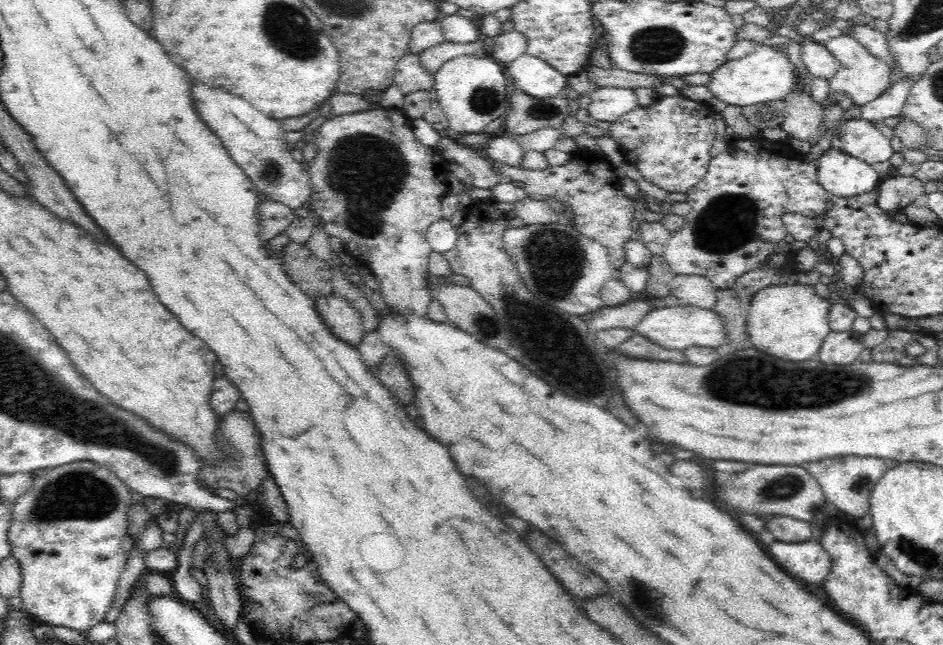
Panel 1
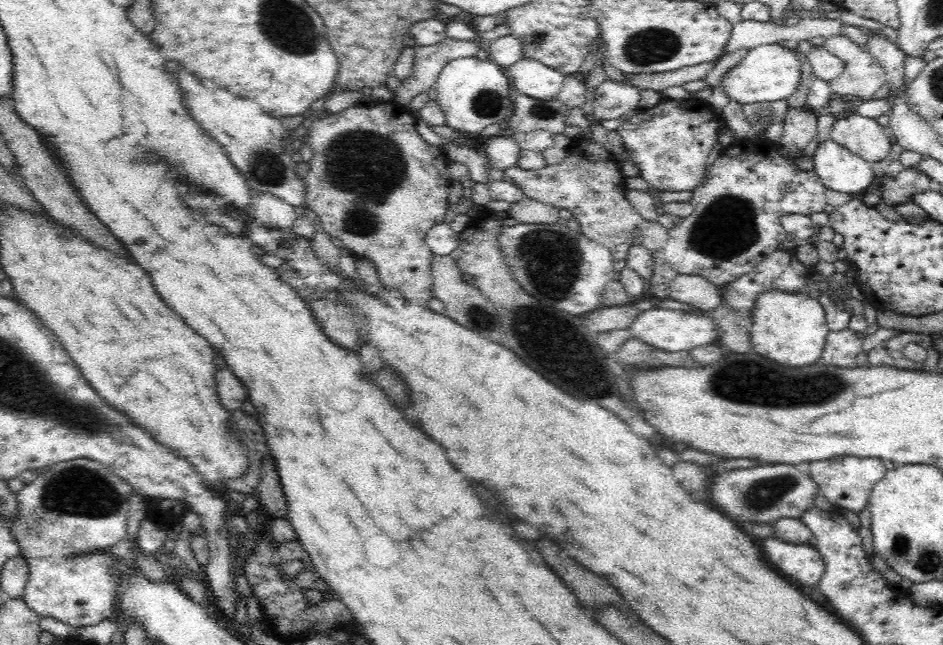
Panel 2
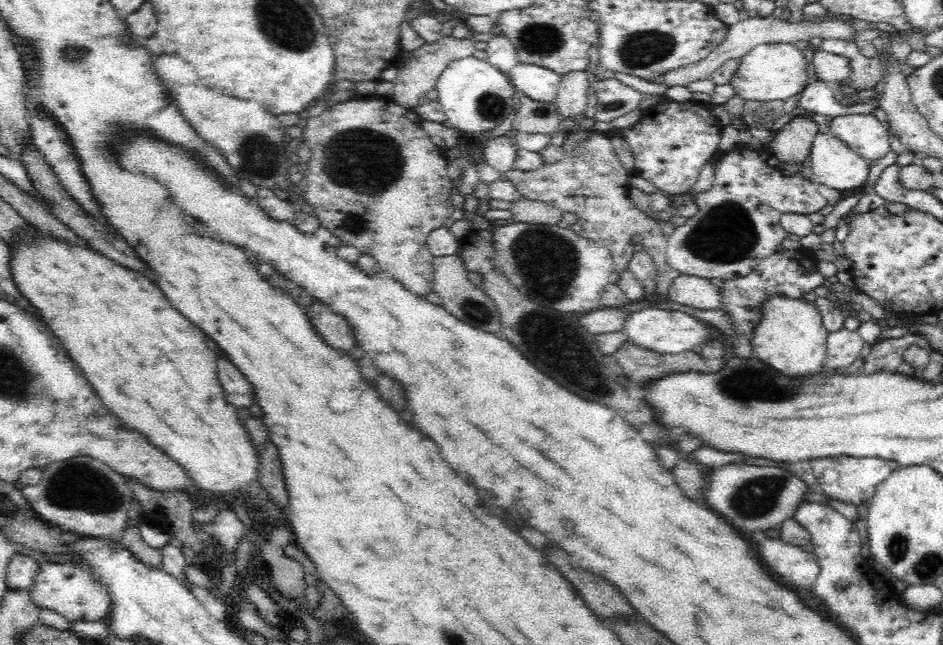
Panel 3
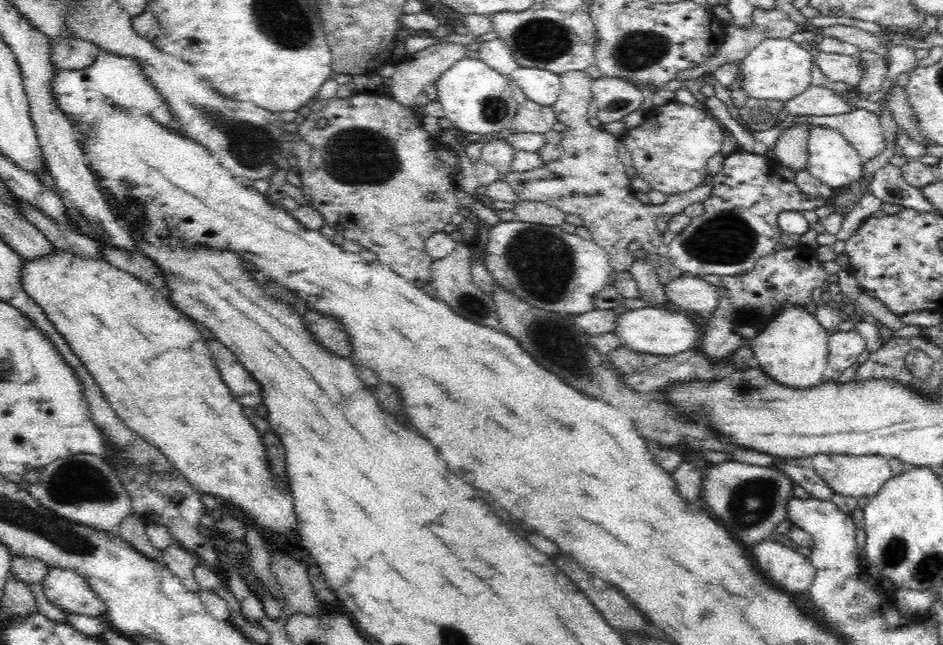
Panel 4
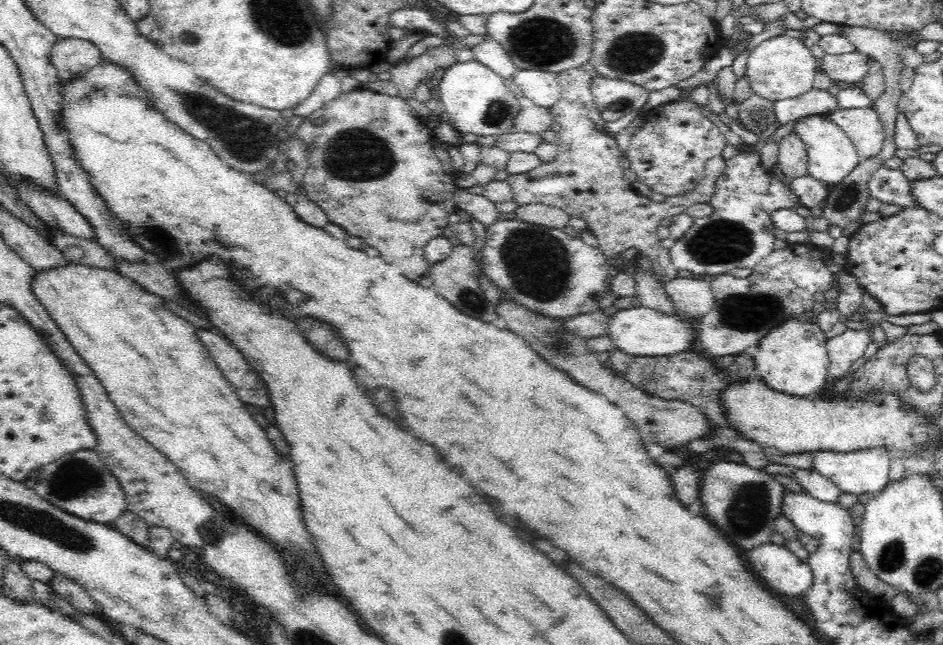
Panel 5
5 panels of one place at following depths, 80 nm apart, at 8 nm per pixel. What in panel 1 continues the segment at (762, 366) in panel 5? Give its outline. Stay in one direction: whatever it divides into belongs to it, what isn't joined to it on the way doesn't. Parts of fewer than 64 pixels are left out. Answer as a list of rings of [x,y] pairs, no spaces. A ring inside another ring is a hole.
[[[795,283],[768,286],[756,292],[750,303],[746,330],[754,348],[792,362],[816,358],[831,328],[829,304],[816,296],[812,285]]]

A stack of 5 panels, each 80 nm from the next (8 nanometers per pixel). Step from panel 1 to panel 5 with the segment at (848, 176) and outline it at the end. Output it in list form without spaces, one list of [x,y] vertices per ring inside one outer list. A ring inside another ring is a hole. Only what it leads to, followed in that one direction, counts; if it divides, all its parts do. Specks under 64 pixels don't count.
[[[812,114],[812,116],[800,118],[794,125],[793,132],[806,145],[810,176],[826,182],[828,186],[839,183],[860,163],[856,147],[850,137],[826,115]]]

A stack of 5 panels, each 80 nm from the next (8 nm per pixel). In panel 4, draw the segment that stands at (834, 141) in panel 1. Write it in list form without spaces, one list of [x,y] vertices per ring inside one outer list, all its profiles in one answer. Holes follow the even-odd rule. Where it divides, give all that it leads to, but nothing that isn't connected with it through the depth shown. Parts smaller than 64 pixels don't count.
[[[858,109],[826,117],[805,115],[795,118],[792,125],[802,123],[822,125],[840,131],[859,152],[863,163],[882,154],[886,148],[885,134],[879,116],[870,110]]]

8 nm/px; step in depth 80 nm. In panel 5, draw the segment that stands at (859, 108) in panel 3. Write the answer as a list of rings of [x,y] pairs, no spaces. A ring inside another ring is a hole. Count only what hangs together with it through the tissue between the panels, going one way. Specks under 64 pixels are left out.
[[[812,88],[810,92],[800,94],[796,98],[774,101],[774,113],[776,113],[776,121],[779,126],[798,121],[806,116],[812,116],[812,114],[829,116],[836,110],[840,110],[838,100],[826,89]]]

